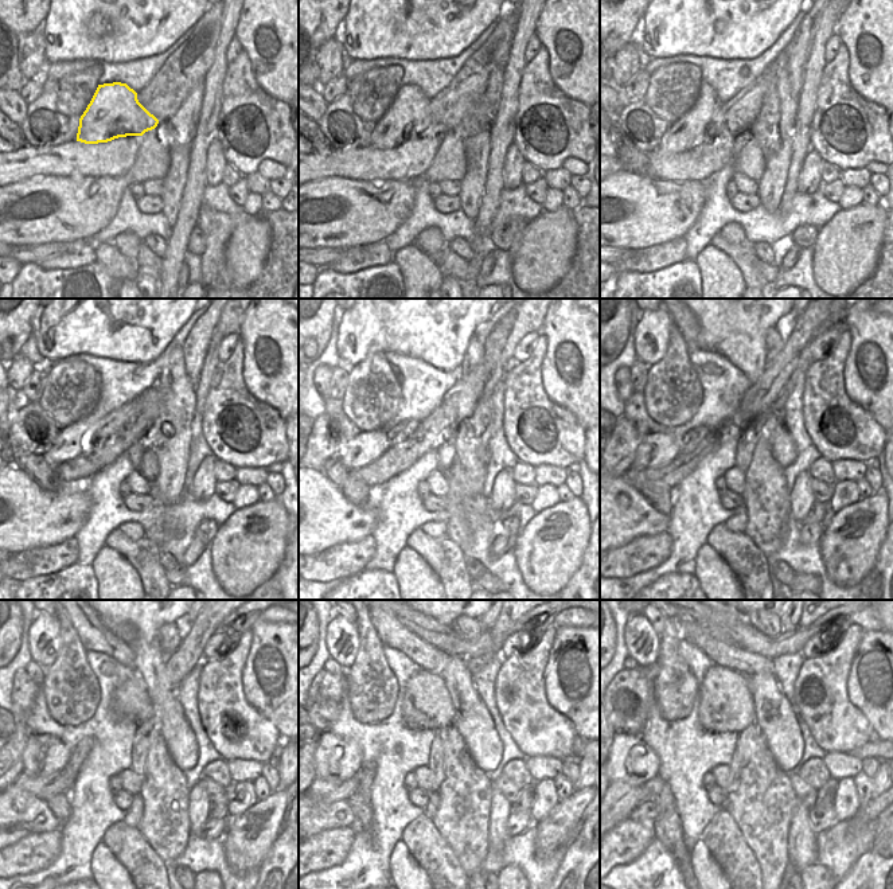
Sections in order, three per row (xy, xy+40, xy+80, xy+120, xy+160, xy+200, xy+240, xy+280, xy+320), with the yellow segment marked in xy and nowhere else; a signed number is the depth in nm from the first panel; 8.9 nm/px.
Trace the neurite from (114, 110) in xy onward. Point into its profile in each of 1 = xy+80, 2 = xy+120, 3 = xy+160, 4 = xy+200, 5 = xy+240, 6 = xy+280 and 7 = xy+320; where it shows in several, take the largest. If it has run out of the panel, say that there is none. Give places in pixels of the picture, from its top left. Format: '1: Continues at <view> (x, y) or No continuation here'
1: Continues at xy+80 (689, 132)
2: Continues at xy+120 (69, 444)
3: Continues at xy+160 (366, 447)
4: Continues at xy+200 (656, 449)
5: Continues at xy+240 (43, 755)
6: Continues at xy+280 (336, 759)
7: Continues at xy+320 (630, 759)

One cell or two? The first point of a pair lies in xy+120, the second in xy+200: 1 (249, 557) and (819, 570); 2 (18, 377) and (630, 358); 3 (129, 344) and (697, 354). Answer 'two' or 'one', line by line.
1: two
2: two
3: two

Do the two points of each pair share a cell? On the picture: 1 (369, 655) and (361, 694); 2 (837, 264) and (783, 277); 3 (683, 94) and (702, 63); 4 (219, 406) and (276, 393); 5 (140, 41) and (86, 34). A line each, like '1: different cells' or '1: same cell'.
1: same cell
2: different cells
3: different cells
4: different cells
5: same cell

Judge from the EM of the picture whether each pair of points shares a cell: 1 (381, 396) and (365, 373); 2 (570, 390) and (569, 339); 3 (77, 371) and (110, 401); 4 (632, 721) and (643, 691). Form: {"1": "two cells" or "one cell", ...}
{"1": "one cell", "2": "one cell", "3": "two cells", "4": "one cell"}

